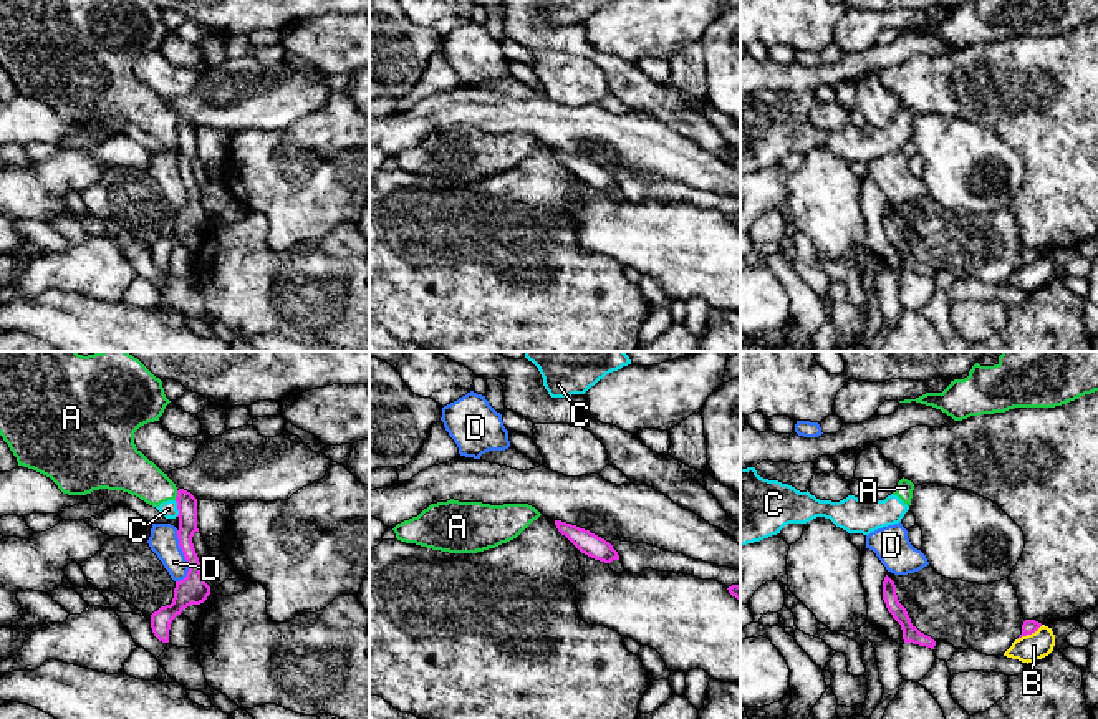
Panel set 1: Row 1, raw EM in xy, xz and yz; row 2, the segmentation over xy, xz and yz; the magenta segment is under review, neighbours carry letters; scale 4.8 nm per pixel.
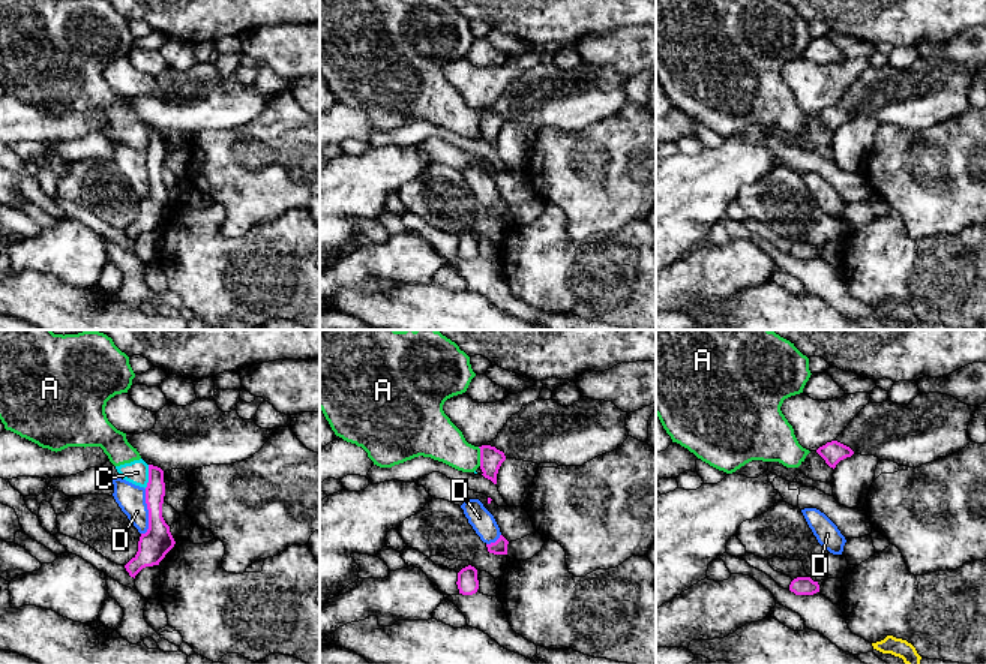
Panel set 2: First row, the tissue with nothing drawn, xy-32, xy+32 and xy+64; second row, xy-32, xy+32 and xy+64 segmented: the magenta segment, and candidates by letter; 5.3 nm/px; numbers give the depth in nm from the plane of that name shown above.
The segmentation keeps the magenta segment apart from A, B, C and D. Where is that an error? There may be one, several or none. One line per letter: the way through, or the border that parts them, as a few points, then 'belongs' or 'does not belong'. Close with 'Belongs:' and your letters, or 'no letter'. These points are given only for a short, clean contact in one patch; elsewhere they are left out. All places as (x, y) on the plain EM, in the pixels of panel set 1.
A: along xy (178, 120), (174, 128) | does not belong
B: along yz (1042, 254), (1017, 269) | does not belong
C: does not belong
D: along xy (176, 159), (187, 196), (187, 202), (179, 211) | does not belong
Belongs: no letter

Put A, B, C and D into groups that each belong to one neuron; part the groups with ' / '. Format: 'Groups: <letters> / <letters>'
Groups: A C / B / D

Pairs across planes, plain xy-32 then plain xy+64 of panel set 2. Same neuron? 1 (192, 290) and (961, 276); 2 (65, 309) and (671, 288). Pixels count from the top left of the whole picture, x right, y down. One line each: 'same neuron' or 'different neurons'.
1: same neuron
2: different neurons

